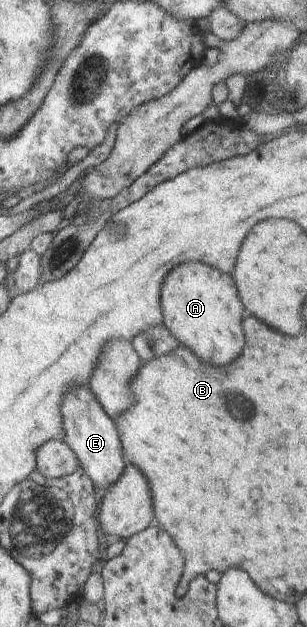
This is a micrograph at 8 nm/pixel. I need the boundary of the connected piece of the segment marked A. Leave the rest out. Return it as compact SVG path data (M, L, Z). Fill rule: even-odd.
M185 262L165 278L161 290L161 308L163 324L169 328L169 332L203 362L211 360L221 364L239 356L245 344L241 330L243 306L231 276L221 274L203 262Z

